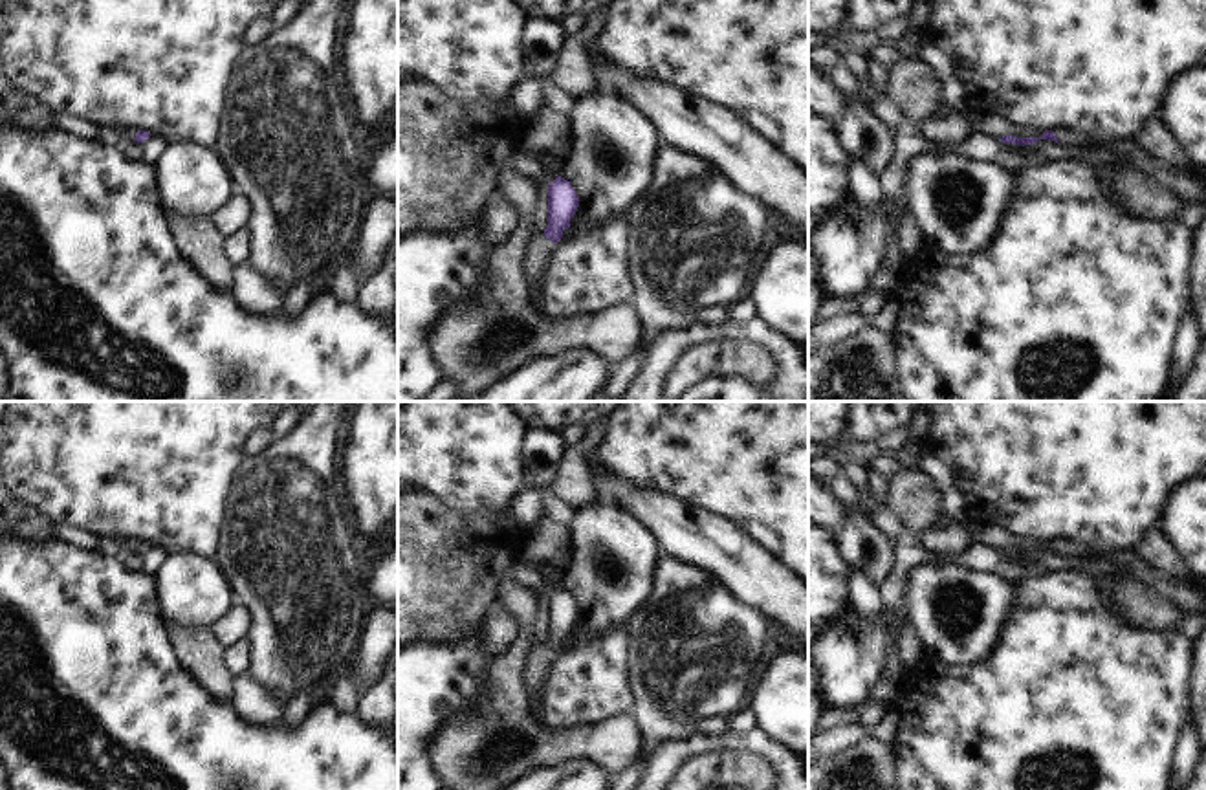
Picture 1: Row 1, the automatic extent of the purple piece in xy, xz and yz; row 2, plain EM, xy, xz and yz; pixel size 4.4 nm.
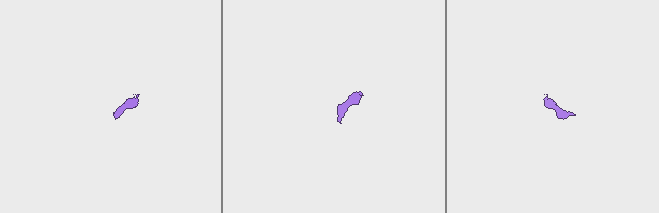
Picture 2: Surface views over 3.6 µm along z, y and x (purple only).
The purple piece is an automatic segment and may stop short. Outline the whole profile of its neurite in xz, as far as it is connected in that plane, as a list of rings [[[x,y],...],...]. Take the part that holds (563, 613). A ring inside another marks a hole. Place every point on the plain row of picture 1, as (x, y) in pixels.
[[[557,587],[548,596],[548,636],[543,643],[535,642],[522,665],[522,686],[530,704],[530,717],[541,722],[541,687],[555,660],[555,654],[563,649],[563,642],[570,638],[570,632],[579,618],[579,607],[568,590]]]

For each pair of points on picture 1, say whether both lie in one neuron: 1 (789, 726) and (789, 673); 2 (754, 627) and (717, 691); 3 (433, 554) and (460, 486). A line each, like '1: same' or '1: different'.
1: same
2: same
3: different

